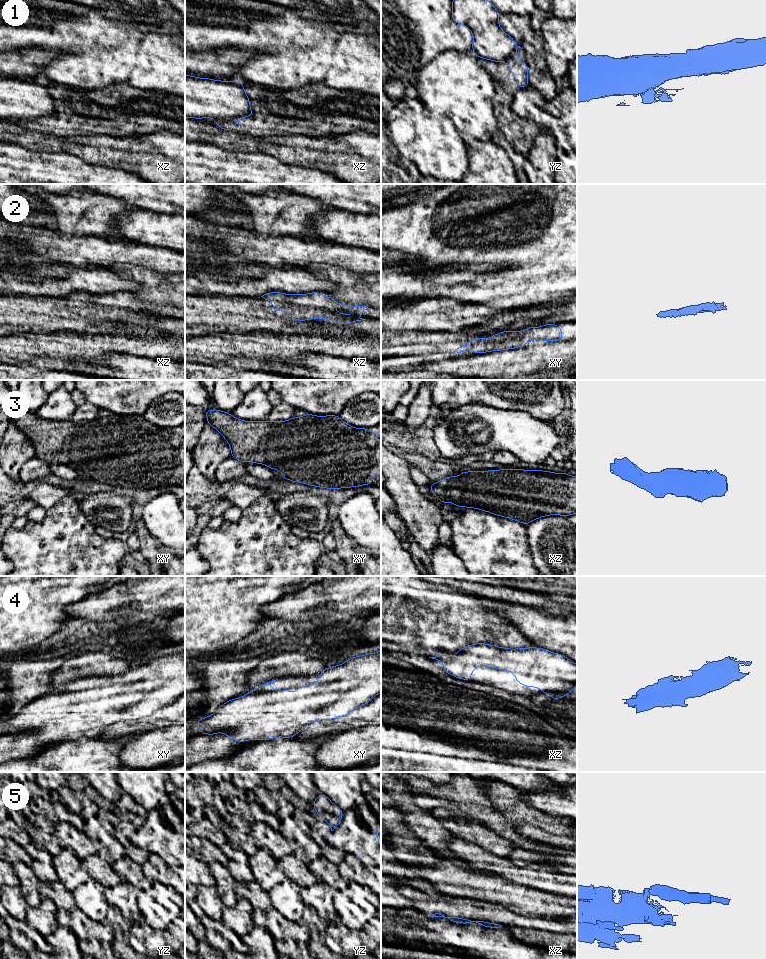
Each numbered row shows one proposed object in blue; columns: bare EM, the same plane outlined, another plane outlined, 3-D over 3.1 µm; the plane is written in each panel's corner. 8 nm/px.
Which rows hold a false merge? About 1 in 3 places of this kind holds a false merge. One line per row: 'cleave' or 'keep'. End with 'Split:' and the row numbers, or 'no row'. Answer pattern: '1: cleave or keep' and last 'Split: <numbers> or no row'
1: cleave
2: keep
3: keep
4: keep
5: cleave
Split: 1, 5

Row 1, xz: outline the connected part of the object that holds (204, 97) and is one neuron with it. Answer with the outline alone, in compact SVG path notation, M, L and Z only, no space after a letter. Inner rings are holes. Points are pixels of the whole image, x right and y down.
M185 75L185 118L254 117L241 81L222 81Z

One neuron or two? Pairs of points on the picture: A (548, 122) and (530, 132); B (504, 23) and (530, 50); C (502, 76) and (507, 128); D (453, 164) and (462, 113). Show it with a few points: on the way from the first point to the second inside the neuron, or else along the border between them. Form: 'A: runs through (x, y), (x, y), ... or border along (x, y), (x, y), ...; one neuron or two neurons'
A: border along (518, 115), (531, 120), (540, 130); two neurons
B: runs through (512, 27), (529, 42); one neuron
C: runs through (504, 89), (505, 115); one neuron
D: border along (443, 115), (451, 120), (461, 135); two neurons

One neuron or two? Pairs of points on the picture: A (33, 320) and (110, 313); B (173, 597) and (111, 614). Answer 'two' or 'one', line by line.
A: one
B: one

